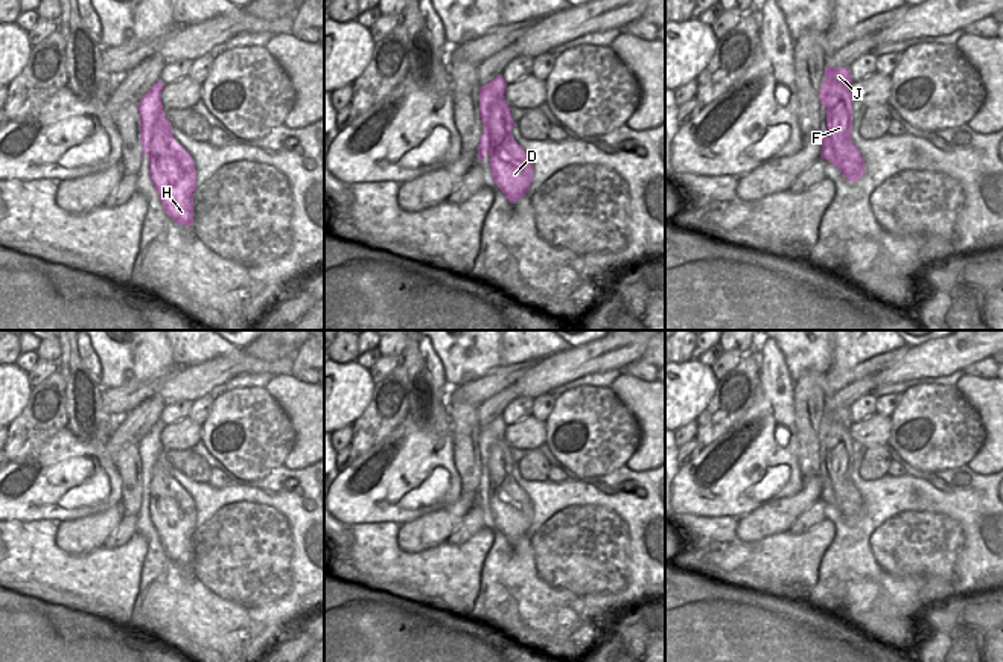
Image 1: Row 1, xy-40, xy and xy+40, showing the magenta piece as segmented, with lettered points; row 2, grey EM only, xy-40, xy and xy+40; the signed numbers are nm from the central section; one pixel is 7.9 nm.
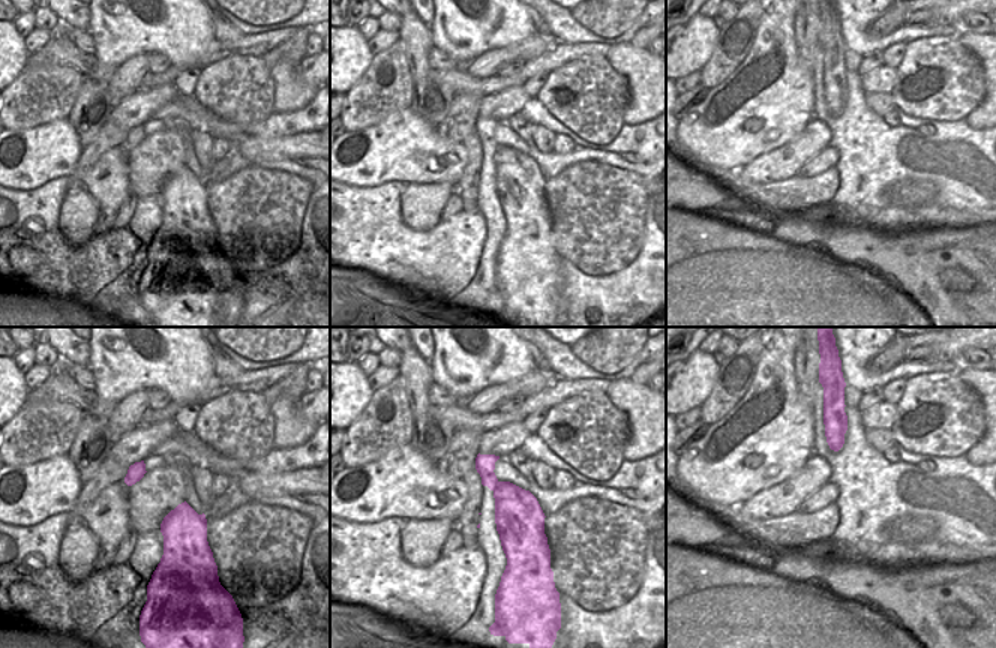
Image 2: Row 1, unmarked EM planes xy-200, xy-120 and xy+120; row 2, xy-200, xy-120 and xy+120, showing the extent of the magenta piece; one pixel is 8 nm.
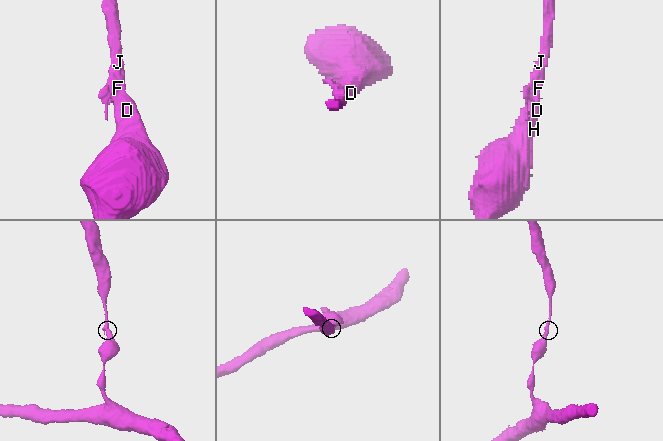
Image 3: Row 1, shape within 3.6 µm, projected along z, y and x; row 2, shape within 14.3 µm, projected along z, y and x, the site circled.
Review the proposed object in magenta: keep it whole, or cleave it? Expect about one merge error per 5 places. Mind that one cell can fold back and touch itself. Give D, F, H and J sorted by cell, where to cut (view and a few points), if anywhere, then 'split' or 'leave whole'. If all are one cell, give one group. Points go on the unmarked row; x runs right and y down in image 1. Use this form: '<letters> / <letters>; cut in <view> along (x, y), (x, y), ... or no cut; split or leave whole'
D F H J; no cut; leave whole

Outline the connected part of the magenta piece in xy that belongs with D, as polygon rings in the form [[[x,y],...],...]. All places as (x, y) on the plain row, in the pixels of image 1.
[[[498,415],[479,429],[479,458],[484,472],[479,479],[478,504],[490,498],[495,525],[514,545],[530,531],[534,508],[528,495],[511,476],[514,463],[504,441],[505,428],[502,415]]]

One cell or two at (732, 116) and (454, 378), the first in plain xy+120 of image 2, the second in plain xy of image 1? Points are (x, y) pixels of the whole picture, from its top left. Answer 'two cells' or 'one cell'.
two cells

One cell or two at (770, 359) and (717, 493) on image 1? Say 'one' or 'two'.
one

